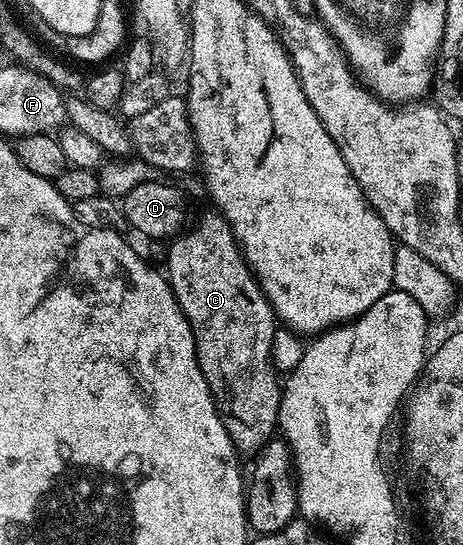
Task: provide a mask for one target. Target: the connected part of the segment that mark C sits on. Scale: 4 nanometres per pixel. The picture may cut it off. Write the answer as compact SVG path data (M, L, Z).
M210 210L198 222L197 228L174 235L171 243L173 245L165 256L164 271L167 273L169 289L175 294L181 313L185 315L193 331L199 370L203 370L203 378L207 378L207 386L221 413L223 426L238 453L256 454L274 437L279 428L277 415L283 384L279 376L277 380L279 372L273 362L273 335L279 327L273 305L265 297L260 282L245 261L240 243L233 236L231 226L220 212Z

